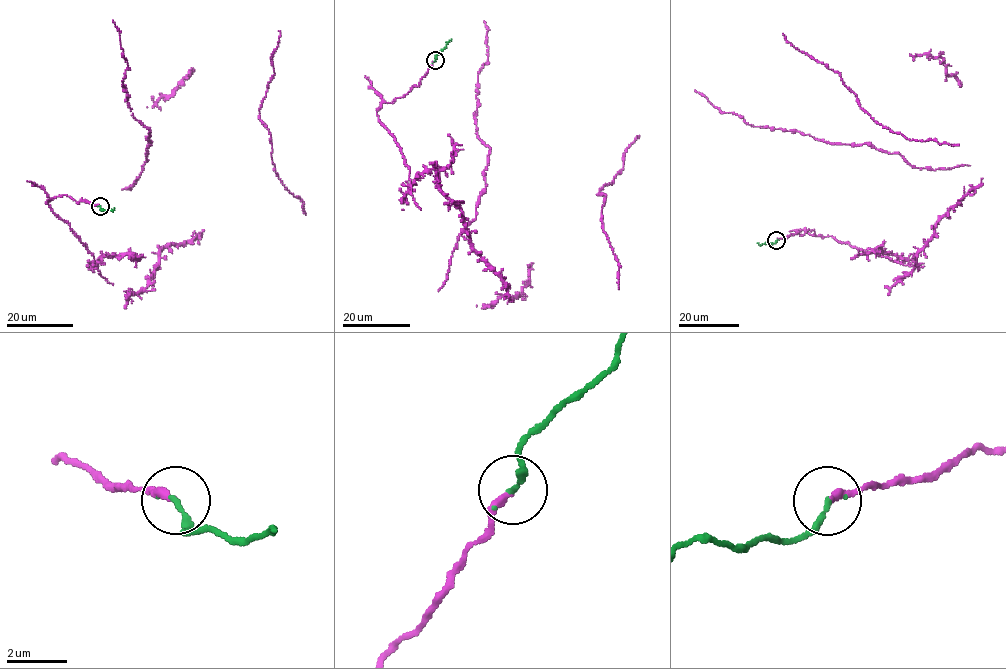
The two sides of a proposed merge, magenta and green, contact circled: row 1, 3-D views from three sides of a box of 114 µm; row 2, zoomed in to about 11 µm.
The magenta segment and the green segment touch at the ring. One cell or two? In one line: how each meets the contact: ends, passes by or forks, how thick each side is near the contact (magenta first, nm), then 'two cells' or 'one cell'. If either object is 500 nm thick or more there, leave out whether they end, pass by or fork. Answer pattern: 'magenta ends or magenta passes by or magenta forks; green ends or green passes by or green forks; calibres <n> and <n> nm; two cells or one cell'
magenta ends; green ends; calibres 240 and 170 nm; one cell

